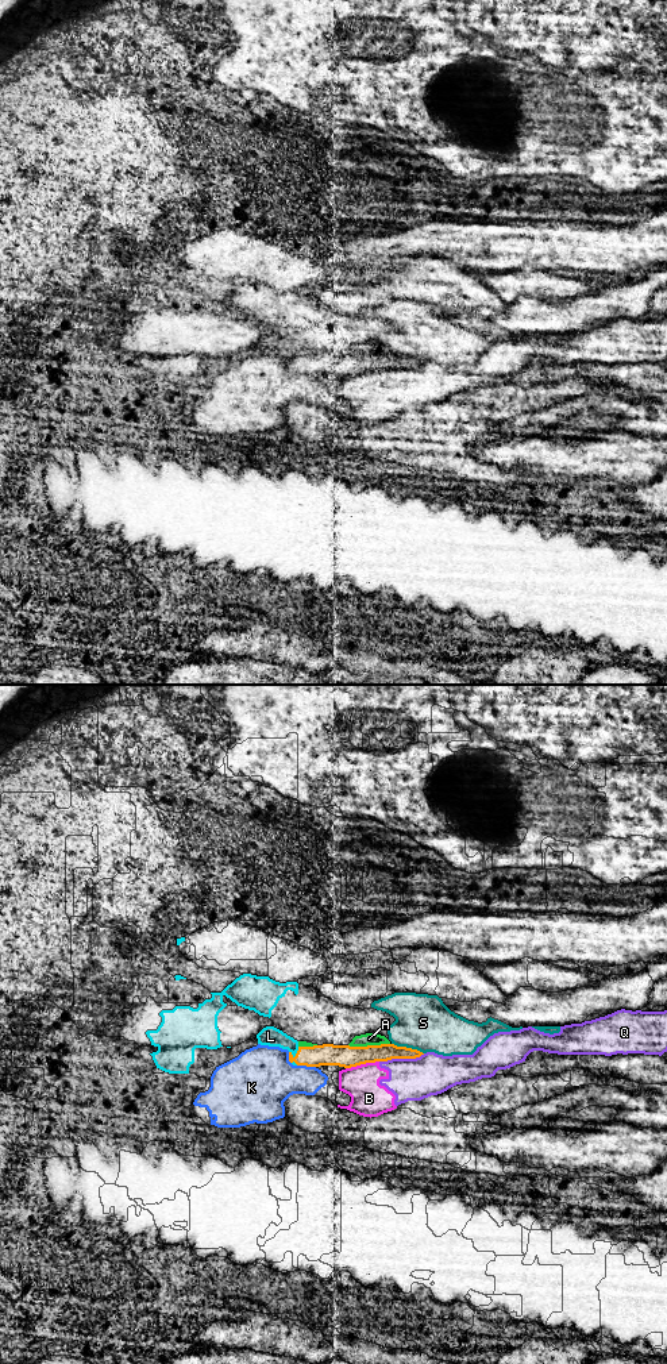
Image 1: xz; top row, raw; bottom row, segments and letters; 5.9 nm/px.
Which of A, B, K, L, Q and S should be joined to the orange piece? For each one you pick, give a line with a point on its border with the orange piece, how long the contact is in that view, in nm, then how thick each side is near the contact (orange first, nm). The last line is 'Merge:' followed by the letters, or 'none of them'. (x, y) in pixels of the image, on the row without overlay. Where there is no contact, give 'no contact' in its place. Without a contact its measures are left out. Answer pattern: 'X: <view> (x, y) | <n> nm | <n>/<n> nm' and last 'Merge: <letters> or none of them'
Merge: none of them

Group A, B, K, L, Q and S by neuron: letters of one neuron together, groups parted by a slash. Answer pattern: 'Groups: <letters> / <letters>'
Groups: A / B Q / K / L S

